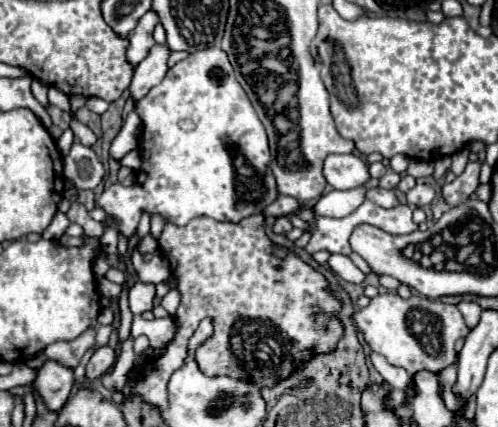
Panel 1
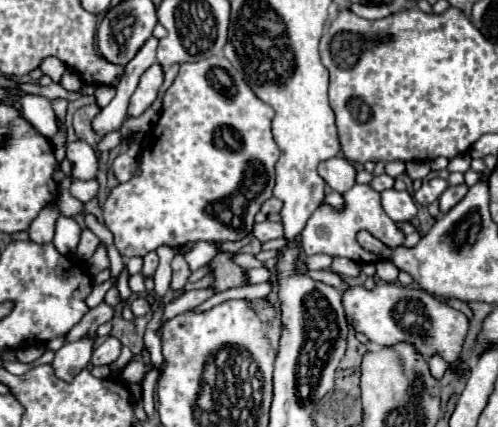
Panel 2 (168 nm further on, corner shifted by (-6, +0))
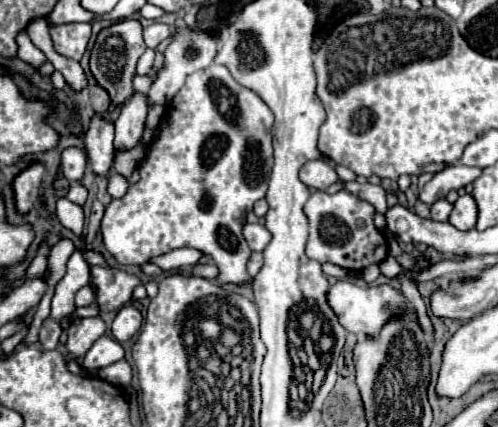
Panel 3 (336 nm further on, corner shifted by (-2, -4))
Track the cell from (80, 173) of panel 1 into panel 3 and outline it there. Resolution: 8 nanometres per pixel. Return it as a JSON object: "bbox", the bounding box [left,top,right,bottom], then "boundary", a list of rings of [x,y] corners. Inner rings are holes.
{"bbox":[60,146,86,184],"boundary":[[[70,146],[62,152],[62,158],[60,158],[60,168],[62,168],[62,174],[64,178],[72,184],[72,182],[80,182],[84,172],[86,172],[86,154],[84,150],[76,148],[76,146]]]}

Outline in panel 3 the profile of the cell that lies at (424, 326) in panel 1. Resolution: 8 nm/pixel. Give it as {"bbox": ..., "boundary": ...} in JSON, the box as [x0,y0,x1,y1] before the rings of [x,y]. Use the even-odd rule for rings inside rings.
{"bbox":[326,280,406,336],"boundary":[[[338,280],[330,286],[330,290],[326,292],[326,300],[330,304],[330,308],[334,310],[334,314],[338,316],[340,324],[354,334],[360,336],[378,336],[380,328],[394,316],[394,314],[402,314],[406,310],[406,300],[404,296],[390,288],[388,284],[382,286],[358,286],[350,280]]]}

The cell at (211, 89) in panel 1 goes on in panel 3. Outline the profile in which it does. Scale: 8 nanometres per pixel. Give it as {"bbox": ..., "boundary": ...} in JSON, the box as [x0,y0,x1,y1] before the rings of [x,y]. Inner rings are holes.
{"bbox":[100,64,272,288],"boundary":[[[212,64],[190,74],[158,124],[156,140],[150,144],[148,154],[138,168],[140,182],[130,184],[126,196],[112,200],[104,212],[100,232],[106,250],[120,264],[146,264],[150,258],[176,248],[196,248],[216,262],[220,268],[220,282],[250,288],[252,282],[246,264],[252,252],[242,236],[242,226],[254,202],[264,198],[268,190],[272,172],[272,124],[272,110],[258,94],[240,86],[228,68]]]}

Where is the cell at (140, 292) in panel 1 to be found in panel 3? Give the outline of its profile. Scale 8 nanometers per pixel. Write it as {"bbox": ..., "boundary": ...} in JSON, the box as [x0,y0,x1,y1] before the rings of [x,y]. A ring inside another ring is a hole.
{"bbox":[112,306,142,342],"boundary":[[[122,306],[112,322],[112,336],[118,342],[126,342],[130,340],[142,326],[142,314],[134,308],[134,306]]]}

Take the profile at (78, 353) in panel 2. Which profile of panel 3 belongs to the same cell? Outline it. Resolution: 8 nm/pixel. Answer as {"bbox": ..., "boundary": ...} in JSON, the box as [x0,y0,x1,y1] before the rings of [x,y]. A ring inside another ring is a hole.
{"bbox":[66,316,106,358],"boundary":[[[100,316],[82,318],[78,324],[70,324],[68,328],[68,342],[66,342],[66,358],[84,356],[90,346],[106,332],[106,324]]]}

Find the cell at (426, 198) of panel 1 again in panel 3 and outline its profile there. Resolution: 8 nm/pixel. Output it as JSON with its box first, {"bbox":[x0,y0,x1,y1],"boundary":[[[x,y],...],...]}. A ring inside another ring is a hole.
{"bbox":[418,164,482,204],"boundary":[[[464,164],[446,166],[444,170],[440,170],[432,176],[432,180],[422,188],[422,192],[418,196],[424,204],[434,204],[436,200],[444,198],[450,190],[458,190],[458,188],[464,188],[466,184],[474,182],[480,174],[482,174],[480,168],[472,168],[472,166],[464,166]]]}

